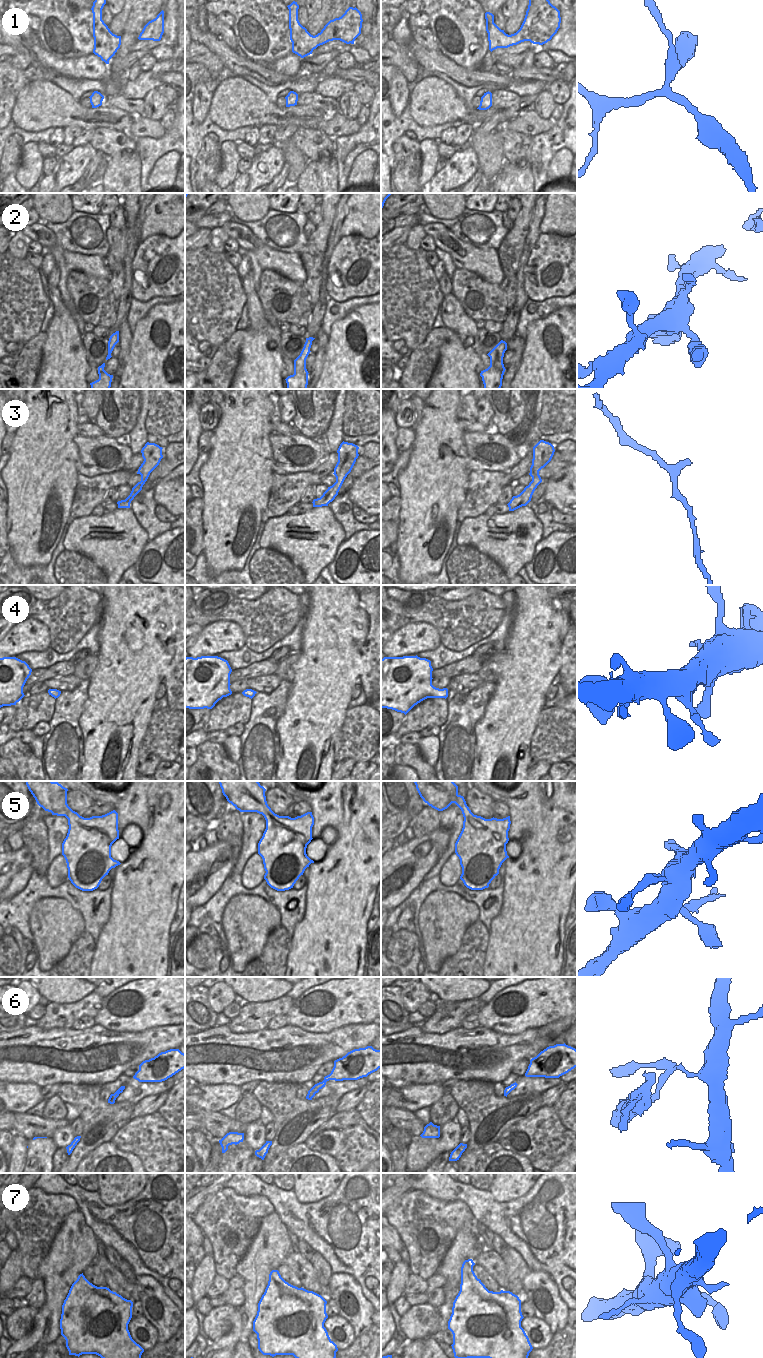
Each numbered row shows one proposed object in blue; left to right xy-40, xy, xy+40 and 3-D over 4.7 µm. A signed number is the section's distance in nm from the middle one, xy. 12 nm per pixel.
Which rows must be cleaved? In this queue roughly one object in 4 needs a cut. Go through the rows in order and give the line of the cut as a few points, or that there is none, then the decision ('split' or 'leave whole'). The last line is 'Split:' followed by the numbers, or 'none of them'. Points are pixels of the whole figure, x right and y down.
1: cut none; leave whole
2: cut none; leave whole
3: cut none; leave whole
4: cut none; leave whole
5: cut none; leave whole
6: cut xy (324, 1079), (328, 1080); split
7: cut none; leave whole
Split: 6

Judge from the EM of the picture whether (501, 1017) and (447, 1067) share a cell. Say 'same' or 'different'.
different

